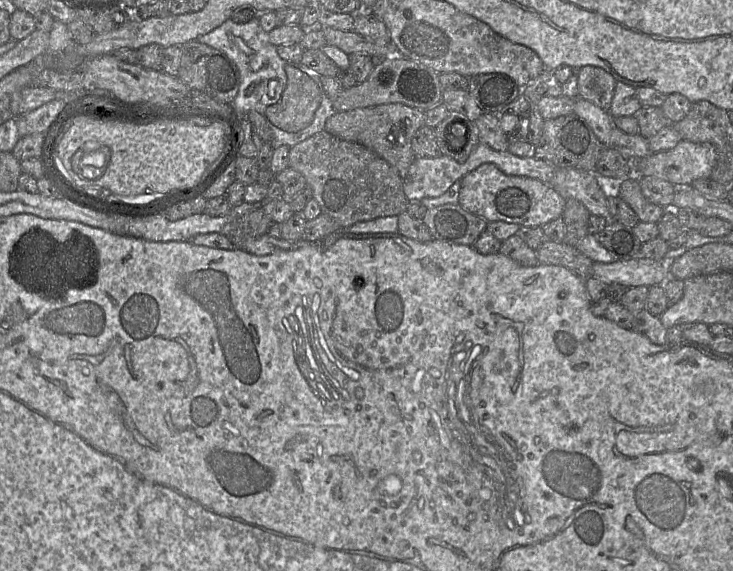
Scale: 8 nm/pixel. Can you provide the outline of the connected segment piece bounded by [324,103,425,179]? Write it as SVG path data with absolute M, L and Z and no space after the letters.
M389 103L335 112L326 120L324 130L339 139L357 142L367 147L387 161L404 179L416 158L412 151L412 138L423 125L425 125L424 111L401 103Z

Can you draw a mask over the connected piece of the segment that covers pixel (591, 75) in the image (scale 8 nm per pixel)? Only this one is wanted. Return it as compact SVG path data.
M587 65L576 71L579 97L582 97L603 110L610 112L617 80L605 69Z

